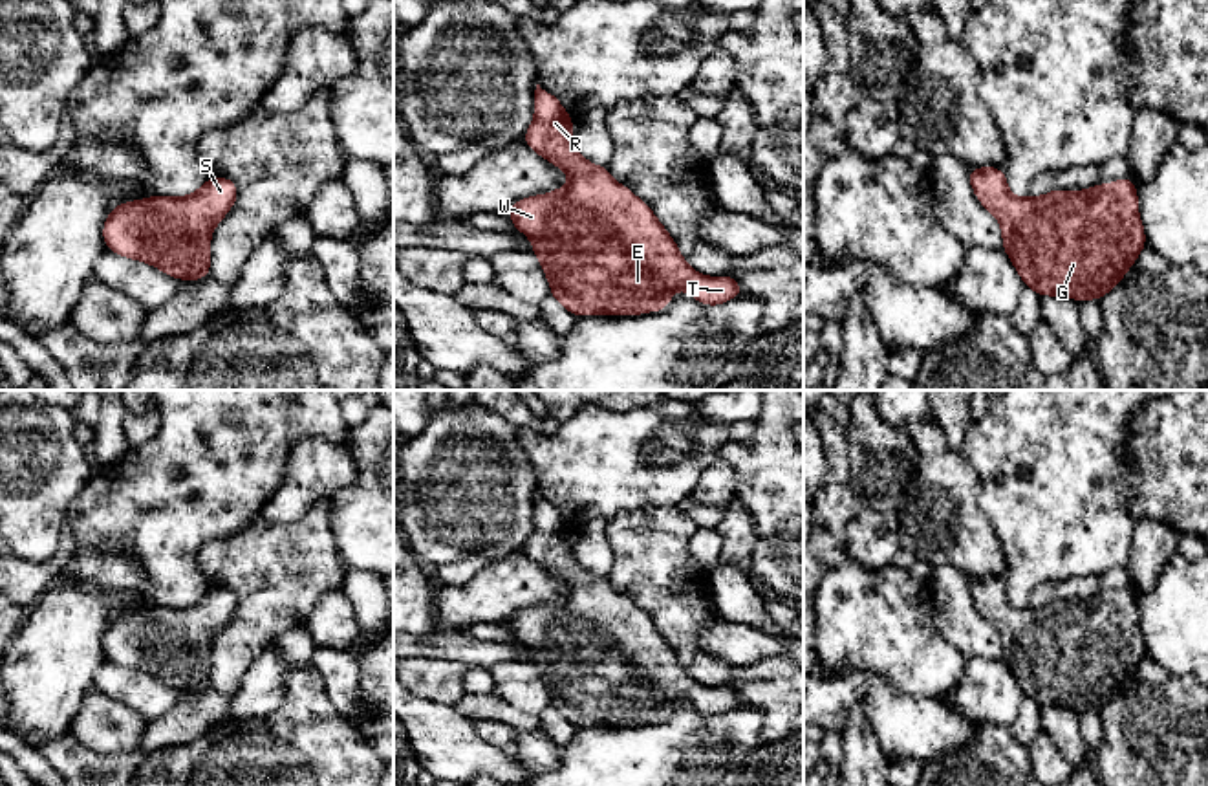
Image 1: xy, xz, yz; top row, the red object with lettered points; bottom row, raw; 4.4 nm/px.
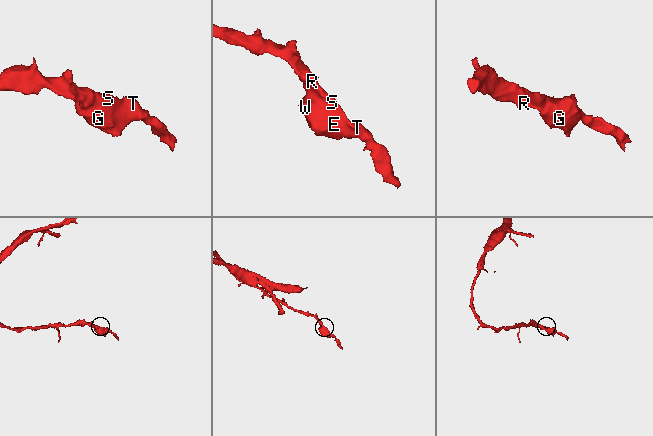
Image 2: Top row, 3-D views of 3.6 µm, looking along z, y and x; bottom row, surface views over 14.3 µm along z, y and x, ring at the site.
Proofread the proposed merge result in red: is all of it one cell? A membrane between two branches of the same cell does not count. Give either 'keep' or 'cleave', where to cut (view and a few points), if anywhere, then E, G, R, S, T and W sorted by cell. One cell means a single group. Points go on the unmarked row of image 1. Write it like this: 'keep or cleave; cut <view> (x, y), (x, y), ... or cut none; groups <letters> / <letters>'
keep; cut none; groups E G R S T W

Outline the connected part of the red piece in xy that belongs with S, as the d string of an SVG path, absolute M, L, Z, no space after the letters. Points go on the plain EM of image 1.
M209 588L190 606L154 605L112 619L102 638L106 660L159 678L179 691L207 689L210 647L238 608L229 588Z

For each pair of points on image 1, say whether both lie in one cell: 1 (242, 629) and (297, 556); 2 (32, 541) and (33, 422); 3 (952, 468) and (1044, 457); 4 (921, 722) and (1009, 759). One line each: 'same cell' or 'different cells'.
1: same cell
2: same cell
3: different cells
4: different cells

